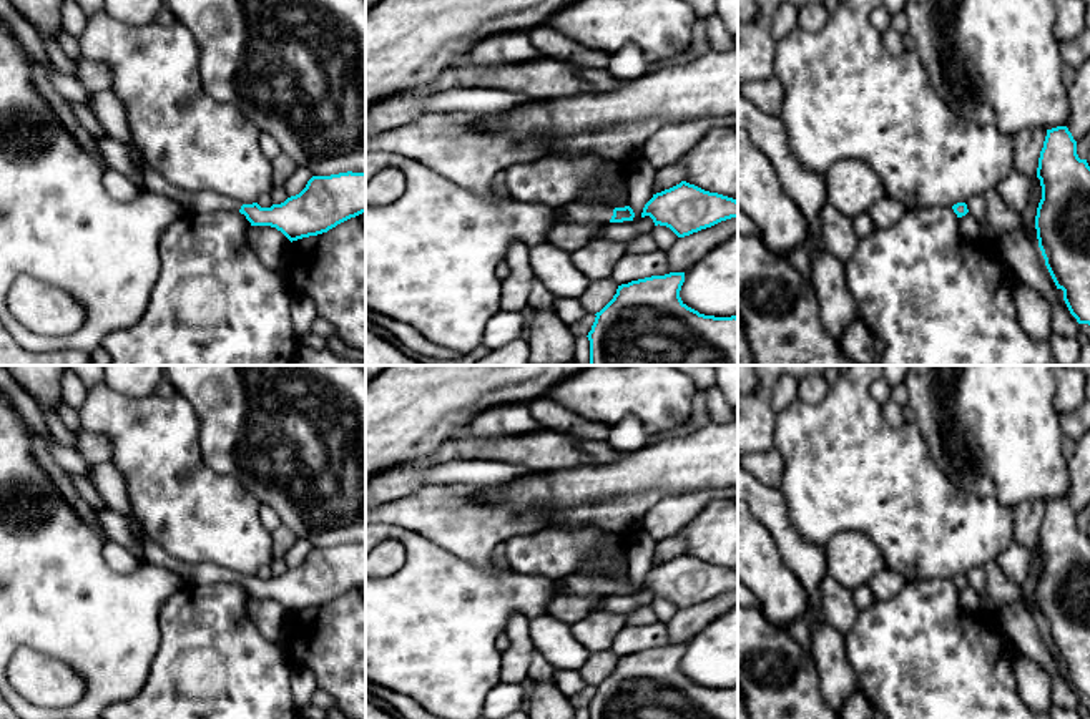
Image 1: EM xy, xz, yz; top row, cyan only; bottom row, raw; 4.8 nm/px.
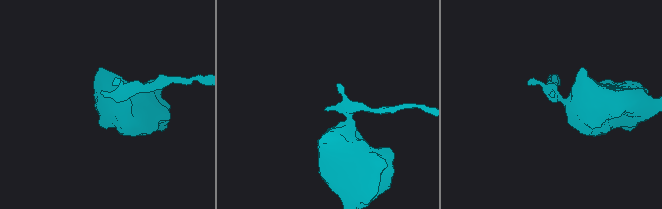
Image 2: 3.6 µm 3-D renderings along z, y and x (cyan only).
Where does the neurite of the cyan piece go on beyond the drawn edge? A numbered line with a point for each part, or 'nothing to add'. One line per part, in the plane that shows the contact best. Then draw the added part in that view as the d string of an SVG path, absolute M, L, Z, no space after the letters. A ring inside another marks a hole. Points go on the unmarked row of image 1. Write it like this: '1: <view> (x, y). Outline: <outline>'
1: xz (574, 585). Outline: M570 575L562 580L555 580L555 596L608 596L613 588L613 580L608 578L587 578L580 575Z

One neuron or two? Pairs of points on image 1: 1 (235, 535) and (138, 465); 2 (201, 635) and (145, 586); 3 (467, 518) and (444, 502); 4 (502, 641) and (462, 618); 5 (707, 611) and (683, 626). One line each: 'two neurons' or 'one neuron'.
1: one neuron
2: two neurons
3: one neuron
4: two neurons
5: one neuron

